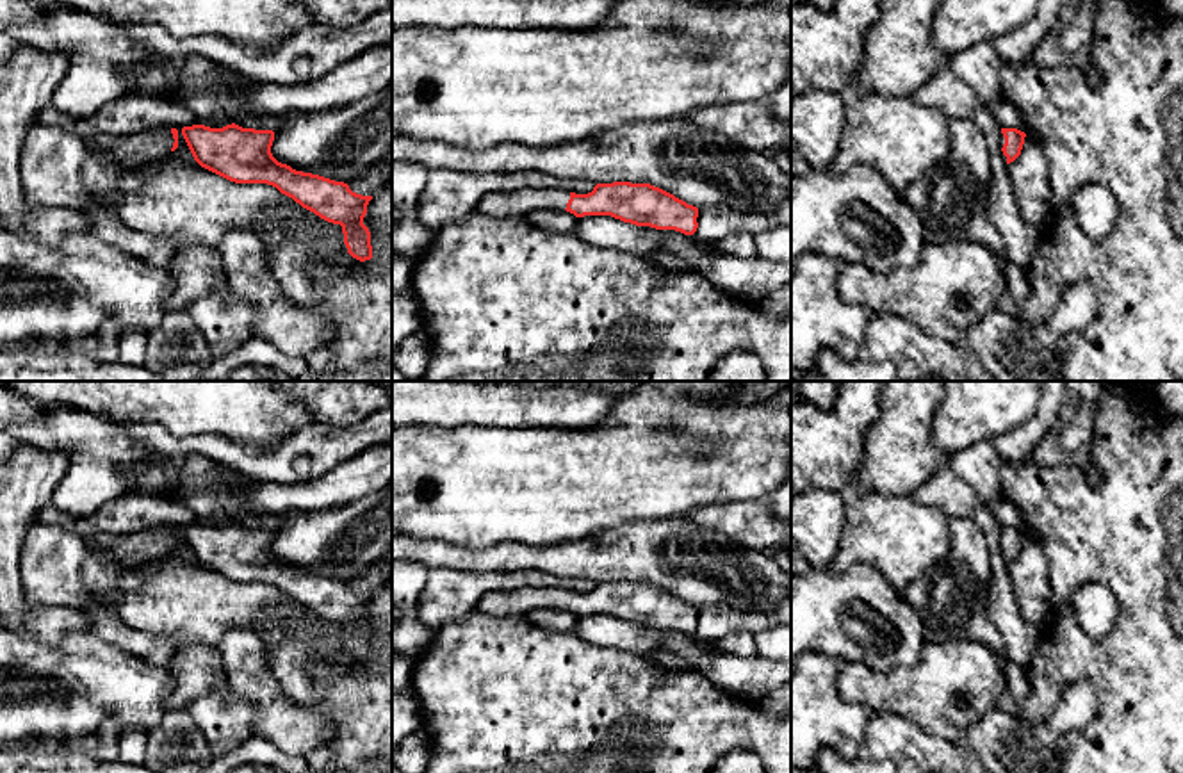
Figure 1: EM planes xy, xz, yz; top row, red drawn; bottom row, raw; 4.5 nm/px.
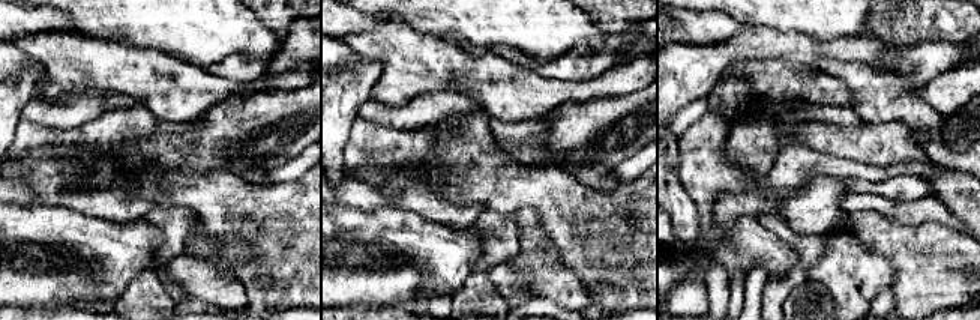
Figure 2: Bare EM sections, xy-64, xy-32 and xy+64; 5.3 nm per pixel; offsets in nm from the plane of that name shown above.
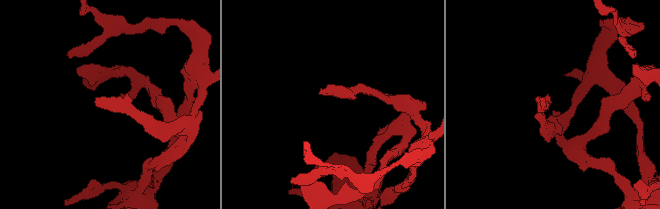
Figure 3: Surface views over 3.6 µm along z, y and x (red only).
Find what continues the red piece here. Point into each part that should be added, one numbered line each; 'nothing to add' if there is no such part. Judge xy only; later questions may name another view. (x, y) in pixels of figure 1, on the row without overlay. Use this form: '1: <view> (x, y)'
1: xy (130, 549)

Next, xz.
1: xz (522, 601)

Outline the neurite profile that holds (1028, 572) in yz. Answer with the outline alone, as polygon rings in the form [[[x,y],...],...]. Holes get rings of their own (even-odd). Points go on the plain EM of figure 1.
[[[1026,531],[1021,554],[1007,565],[1023,618],[1042,627],[1049,613],[1048,559],[1037,538]]]

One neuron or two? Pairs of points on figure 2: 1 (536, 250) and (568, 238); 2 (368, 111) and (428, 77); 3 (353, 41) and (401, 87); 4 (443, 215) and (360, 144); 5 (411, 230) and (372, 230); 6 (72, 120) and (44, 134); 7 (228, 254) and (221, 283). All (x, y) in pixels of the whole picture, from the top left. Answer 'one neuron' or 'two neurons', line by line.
1: two neurons
2: two neurons
3: one neuron
4: two neurons
5: one neuron
6: two neurons
7: two neurons

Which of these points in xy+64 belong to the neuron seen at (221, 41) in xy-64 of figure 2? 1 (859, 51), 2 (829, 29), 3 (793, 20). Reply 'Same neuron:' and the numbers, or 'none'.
Same neuron: 2, 3

